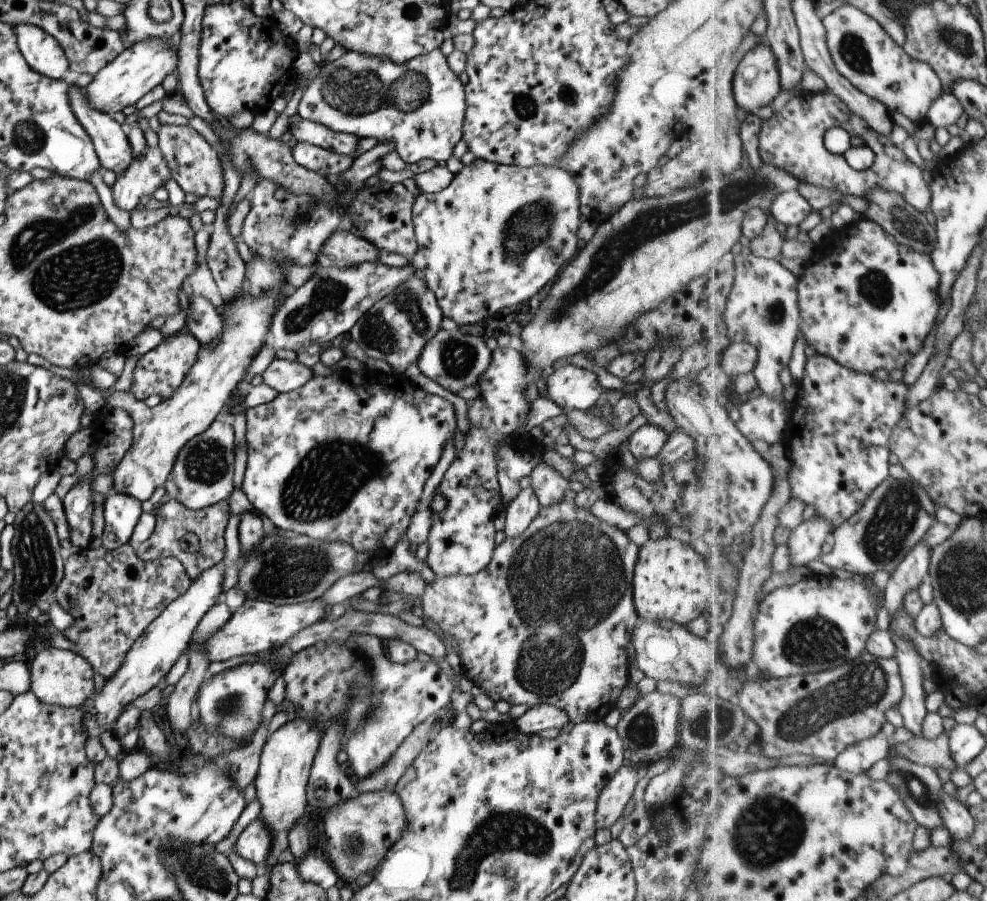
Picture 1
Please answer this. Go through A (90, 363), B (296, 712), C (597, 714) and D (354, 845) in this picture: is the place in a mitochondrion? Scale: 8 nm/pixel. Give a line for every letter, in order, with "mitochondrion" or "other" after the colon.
A: other
B: other
C: other
D: mitochondrion

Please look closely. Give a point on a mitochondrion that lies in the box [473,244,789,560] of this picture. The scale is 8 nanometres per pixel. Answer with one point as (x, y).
(775, 315)

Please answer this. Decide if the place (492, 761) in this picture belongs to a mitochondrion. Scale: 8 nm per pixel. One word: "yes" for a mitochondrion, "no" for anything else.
no

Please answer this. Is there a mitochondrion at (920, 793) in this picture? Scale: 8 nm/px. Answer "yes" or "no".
yes

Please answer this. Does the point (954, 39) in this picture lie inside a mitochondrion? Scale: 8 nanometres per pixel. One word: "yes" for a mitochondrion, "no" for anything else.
yes

